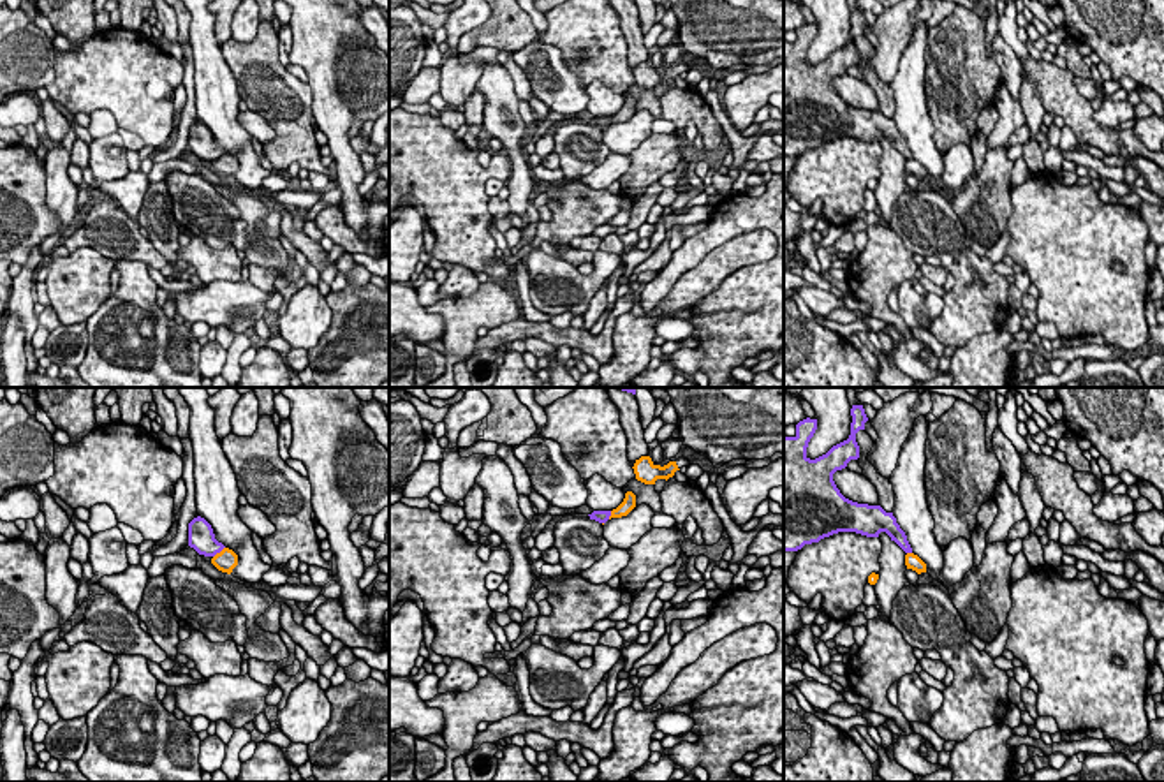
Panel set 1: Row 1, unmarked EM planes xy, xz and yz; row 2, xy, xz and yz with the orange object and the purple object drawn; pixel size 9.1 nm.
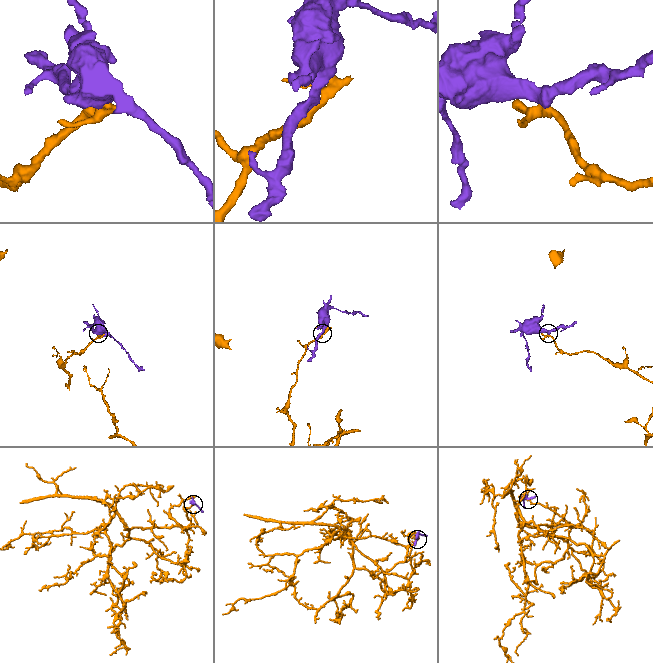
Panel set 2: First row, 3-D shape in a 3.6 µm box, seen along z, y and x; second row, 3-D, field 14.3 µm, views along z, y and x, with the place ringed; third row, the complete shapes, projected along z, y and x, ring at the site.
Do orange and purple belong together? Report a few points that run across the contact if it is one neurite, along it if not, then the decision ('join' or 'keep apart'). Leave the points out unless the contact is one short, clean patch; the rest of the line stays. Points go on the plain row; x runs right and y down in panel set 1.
line xy (224, 152), (213, 162); keep apart

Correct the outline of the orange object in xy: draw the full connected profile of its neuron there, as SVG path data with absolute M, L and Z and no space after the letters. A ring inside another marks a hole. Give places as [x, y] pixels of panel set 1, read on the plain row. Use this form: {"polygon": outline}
{"polygon": "M224 153L220 159L217 159L217 160L211 164L211 169L213 169L218 176L231 180L232 174L238 171L238 160L236 160L232 155Z"}

